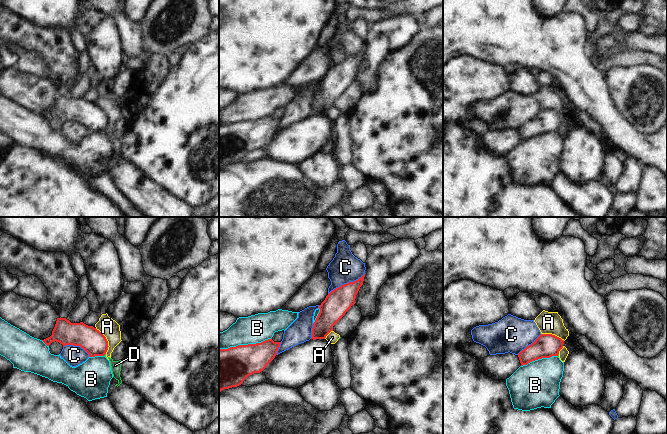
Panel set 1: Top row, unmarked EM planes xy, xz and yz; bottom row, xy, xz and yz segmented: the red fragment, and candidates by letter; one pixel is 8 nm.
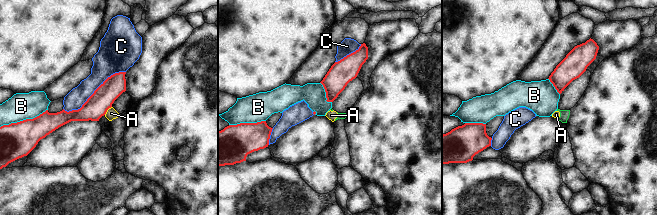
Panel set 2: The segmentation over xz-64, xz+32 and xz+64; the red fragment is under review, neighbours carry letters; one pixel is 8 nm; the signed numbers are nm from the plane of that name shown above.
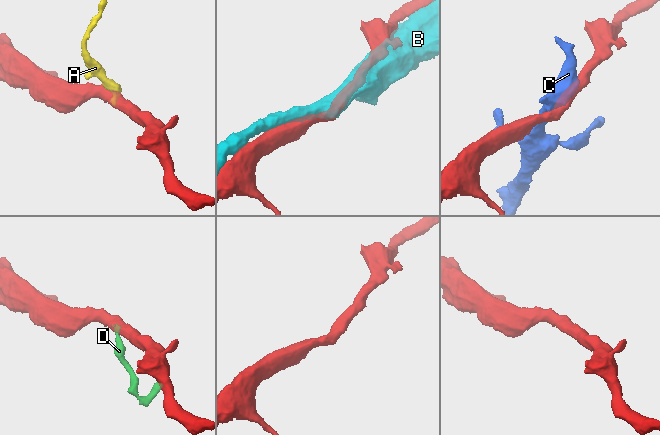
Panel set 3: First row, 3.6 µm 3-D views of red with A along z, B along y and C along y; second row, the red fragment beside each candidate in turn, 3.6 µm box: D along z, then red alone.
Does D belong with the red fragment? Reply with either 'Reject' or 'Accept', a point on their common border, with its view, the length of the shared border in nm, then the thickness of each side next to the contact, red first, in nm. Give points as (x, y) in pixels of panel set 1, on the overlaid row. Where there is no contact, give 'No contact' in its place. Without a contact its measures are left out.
Reject. Touches red at xy (104, 354). Shared border 30 nm. Thickness 190 nm (red) against 20 nm.

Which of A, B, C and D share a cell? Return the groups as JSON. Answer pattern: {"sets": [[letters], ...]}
{"sets": [["A", "D"], ["B"], ["C"]]}

